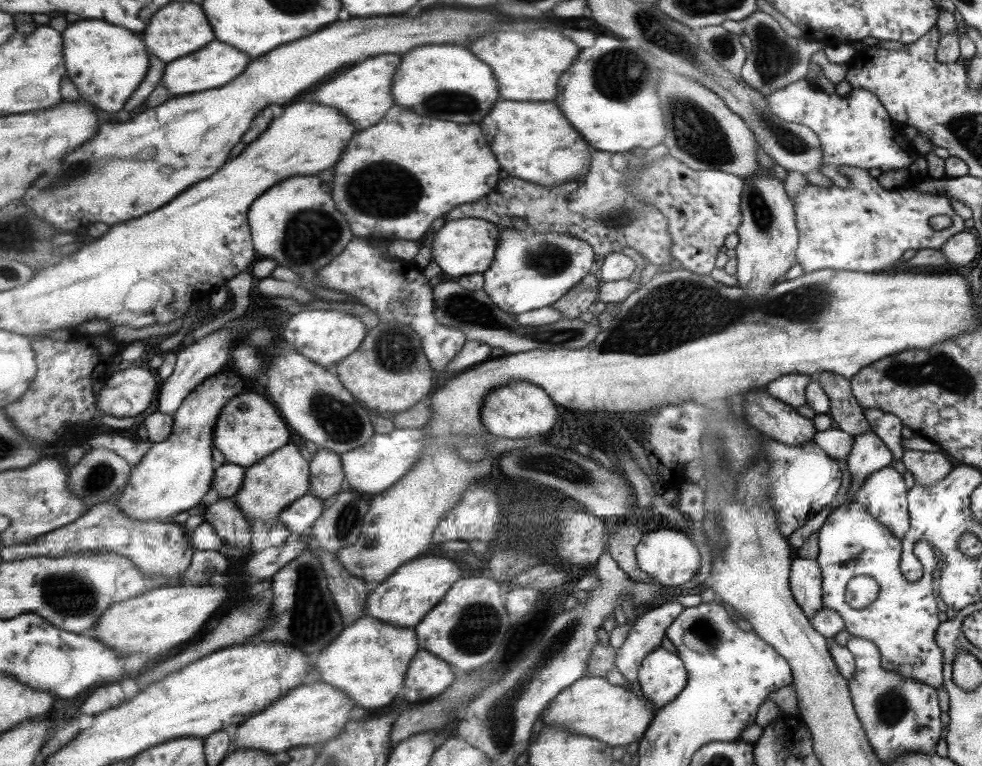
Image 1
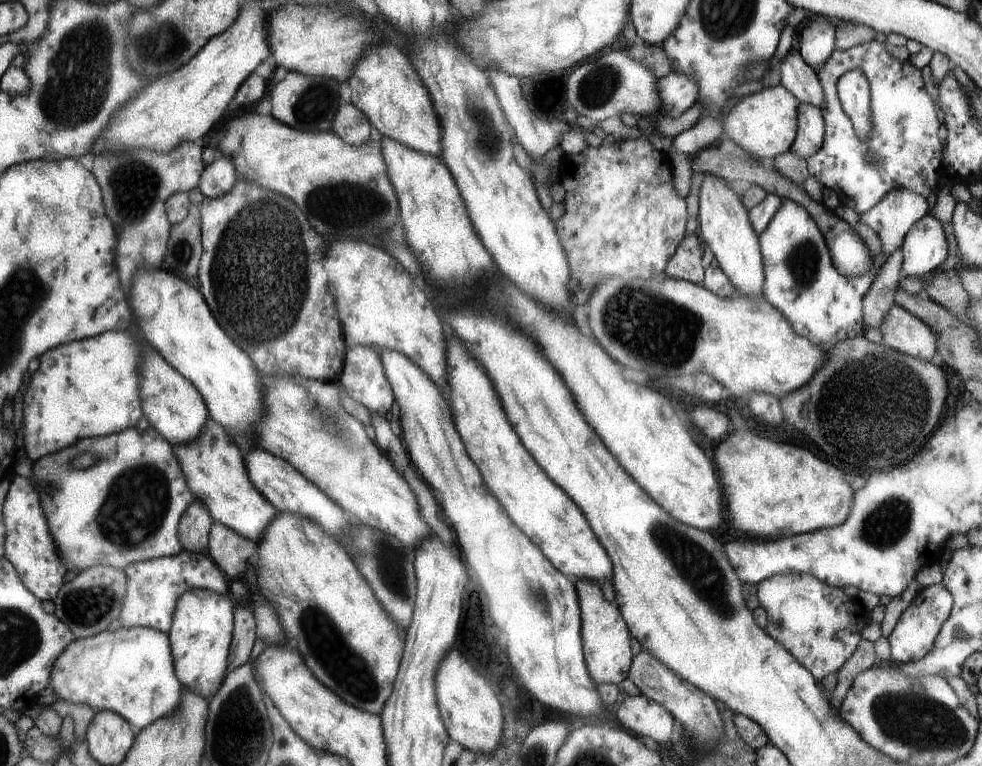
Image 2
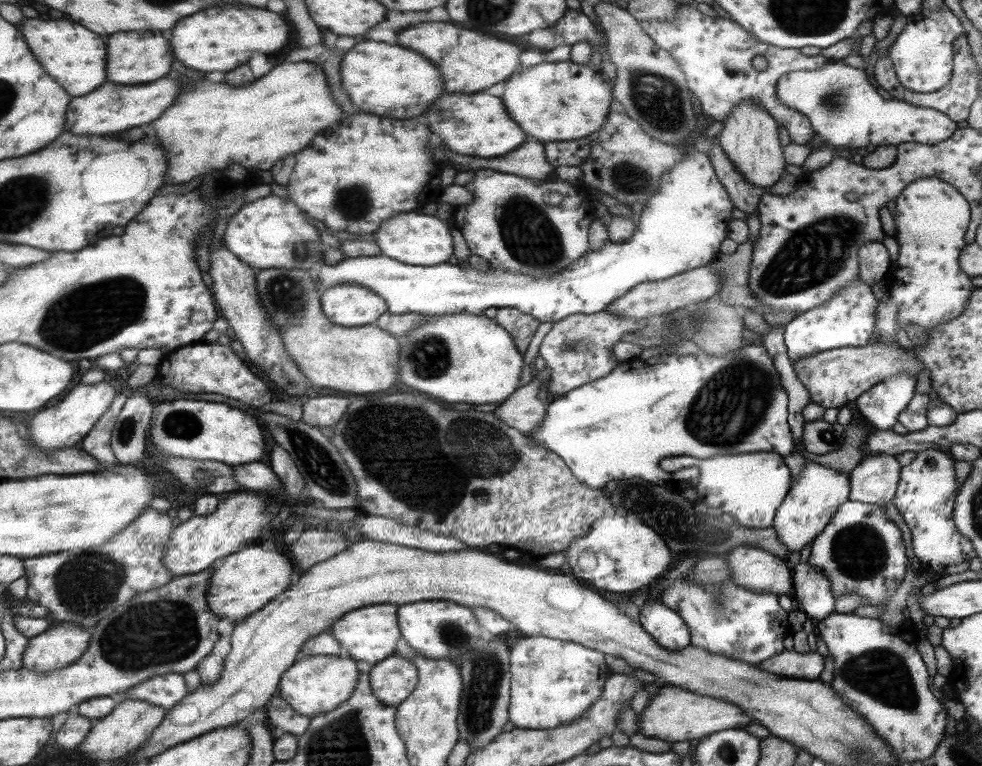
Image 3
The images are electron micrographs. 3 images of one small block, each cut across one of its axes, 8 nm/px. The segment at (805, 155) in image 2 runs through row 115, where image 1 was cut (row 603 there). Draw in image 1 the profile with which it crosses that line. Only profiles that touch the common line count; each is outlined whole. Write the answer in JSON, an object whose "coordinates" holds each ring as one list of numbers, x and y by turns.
{"coordinates":[[797,556,792,560,791,591,809,618,824,607,823,573,817,559]]}

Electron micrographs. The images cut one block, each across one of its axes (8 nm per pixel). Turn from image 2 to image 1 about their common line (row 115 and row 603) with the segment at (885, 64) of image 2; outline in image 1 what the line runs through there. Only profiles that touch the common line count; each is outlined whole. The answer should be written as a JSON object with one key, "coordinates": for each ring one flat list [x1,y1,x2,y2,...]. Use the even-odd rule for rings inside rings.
{"coordinates":[[855,500,832,510,817,533,819,553,816,559,823,573,824,607,840,613,851,635,871,640,879,648,885,669,934,688,944,686,945,653,935,640,936,628,940,626,932,586,932,574,938,564,935,549,925,540,919,540,914,553,923,566,923,575,916,582,909,581,902,571,902,540],[856,576,872,578,880,586,878,598,866,609,854,609,847,602,848,583]]}

